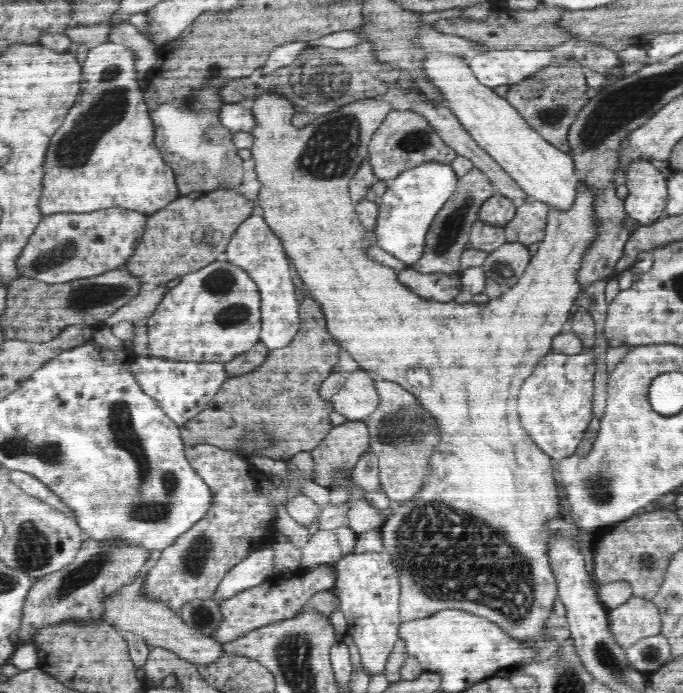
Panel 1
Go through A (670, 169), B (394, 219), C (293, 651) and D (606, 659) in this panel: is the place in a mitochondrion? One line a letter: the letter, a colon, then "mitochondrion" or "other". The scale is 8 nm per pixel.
A: other
B: other
C: mitochondrion
D: mitochondrion

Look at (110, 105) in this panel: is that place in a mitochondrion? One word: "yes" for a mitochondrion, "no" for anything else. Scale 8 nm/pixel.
yes

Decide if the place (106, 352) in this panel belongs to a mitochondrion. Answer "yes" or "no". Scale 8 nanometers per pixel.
no

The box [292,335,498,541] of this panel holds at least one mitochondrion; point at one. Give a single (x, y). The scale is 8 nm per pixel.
(395, 428)

